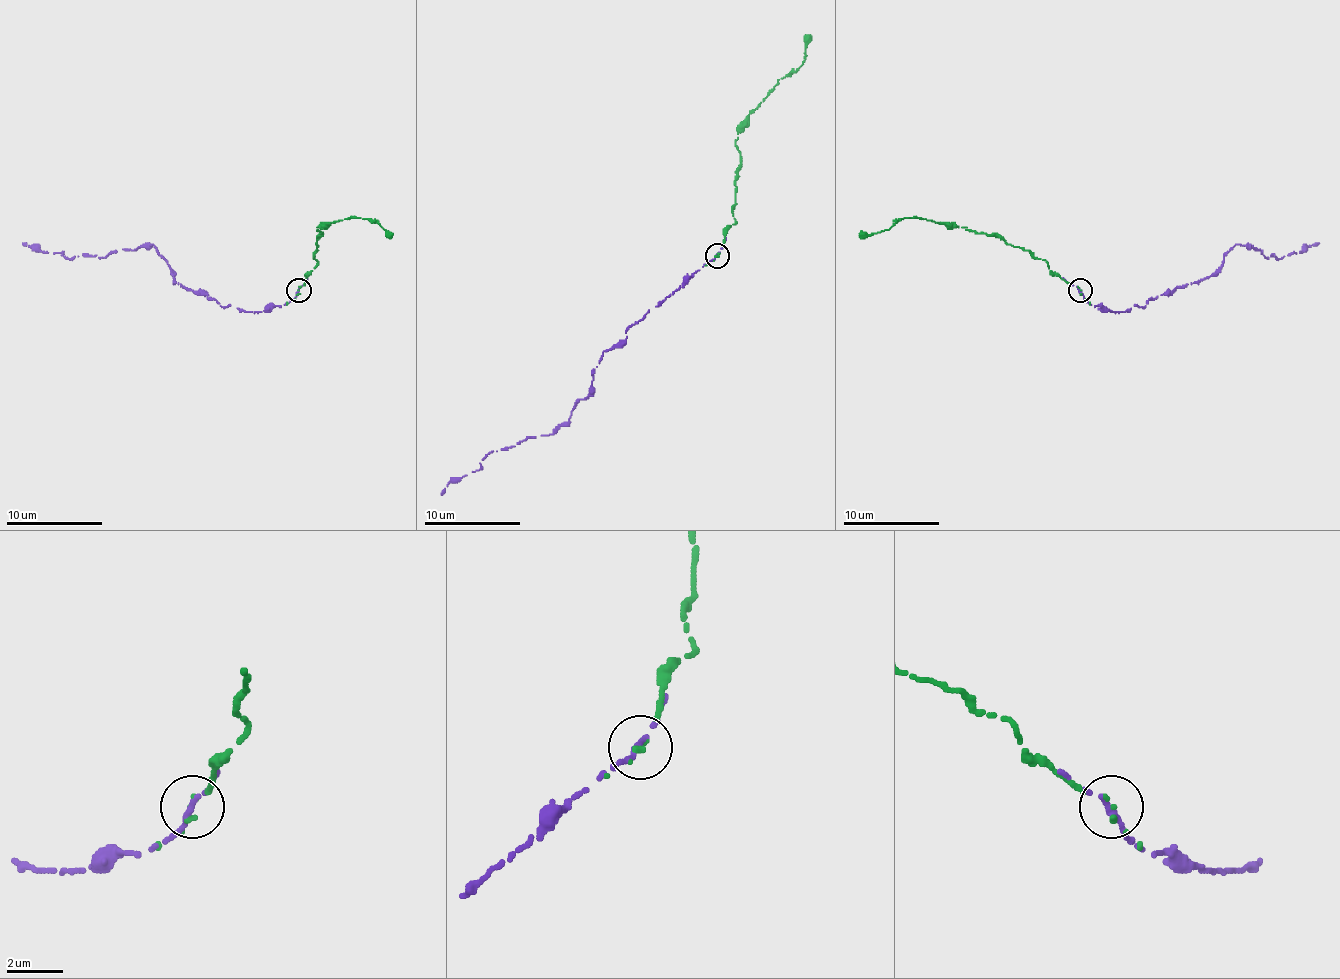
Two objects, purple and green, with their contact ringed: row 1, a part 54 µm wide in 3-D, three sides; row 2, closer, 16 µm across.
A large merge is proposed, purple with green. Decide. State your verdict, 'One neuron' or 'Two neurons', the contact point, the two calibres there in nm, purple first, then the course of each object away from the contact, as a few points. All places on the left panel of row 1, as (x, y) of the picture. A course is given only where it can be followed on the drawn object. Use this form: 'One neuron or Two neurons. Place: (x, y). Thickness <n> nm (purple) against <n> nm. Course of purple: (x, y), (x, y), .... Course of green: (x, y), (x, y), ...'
One neuron. Place: (299, 290). Thickness 240 nm (purple) against 220 nm. Course of purple: (299, 290), (285, 305), (268, 305), (261, 312), (222, 307), (176, 283), (152, 245), (70, 259), (22, 242). Course of green: (299, 290), (316, 259), (316, 245), (321, 235), (316, 230), (326, 223), (372, 218), (388, 235), (393, 233)

